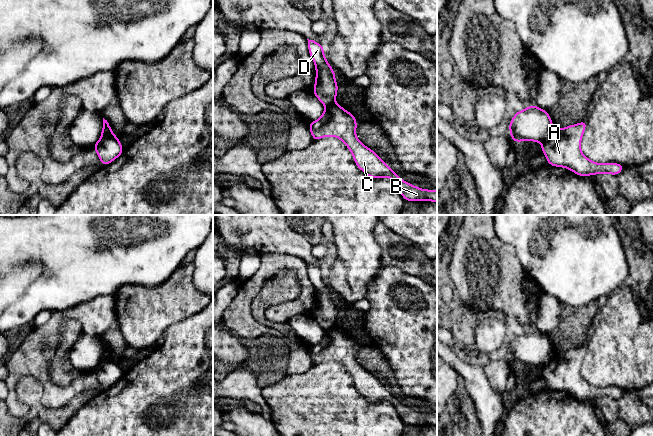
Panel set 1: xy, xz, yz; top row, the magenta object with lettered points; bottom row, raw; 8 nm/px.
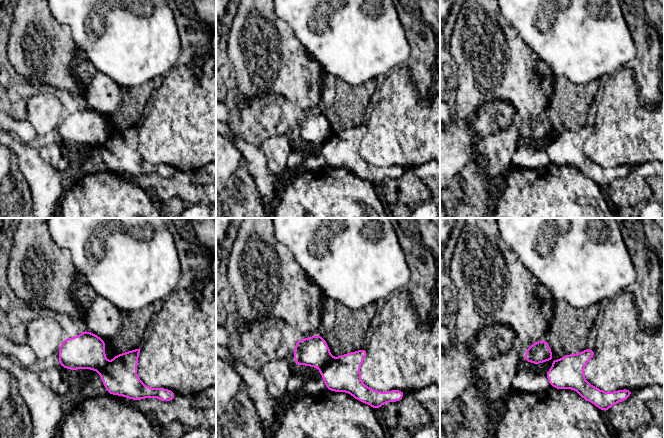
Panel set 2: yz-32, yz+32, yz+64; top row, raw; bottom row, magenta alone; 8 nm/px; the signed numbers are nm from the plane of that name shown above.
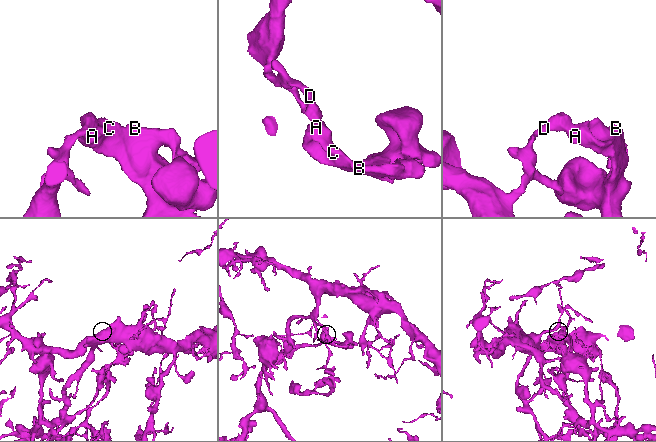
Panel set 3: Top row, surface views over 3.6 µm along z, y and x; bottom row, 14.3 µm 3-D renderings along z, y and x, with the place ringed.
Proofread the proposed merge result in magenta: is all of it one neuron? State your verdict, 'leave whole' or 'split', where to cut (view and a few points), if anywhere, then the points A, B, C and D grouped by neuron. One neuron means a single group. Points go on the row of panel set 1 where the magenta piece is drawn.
split; cut yz (554, 129), (551, 136), (541, 143); groups A B C / D

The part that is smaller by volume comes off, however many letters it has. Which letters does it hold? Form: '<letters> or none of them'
A, B, C

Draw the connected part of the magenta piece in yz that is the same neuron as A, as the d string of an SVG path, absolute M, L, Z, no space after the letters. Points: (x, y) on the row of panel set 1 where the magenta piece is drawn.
M582 121L560 129L554 129L548 141L542 143L541 150L550 166L563 167L578 176L607 173L618 175L624 169L619 163L597 163L588 159L581 150L581 140L587 122Z

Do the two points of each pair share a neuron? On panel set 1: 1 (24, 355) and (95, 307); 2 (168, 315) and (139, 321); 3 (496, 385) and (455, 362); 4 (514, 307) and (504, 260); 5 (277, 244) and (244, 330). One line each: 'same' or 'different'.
1: same
2: same
3: different
4: same
5: different

